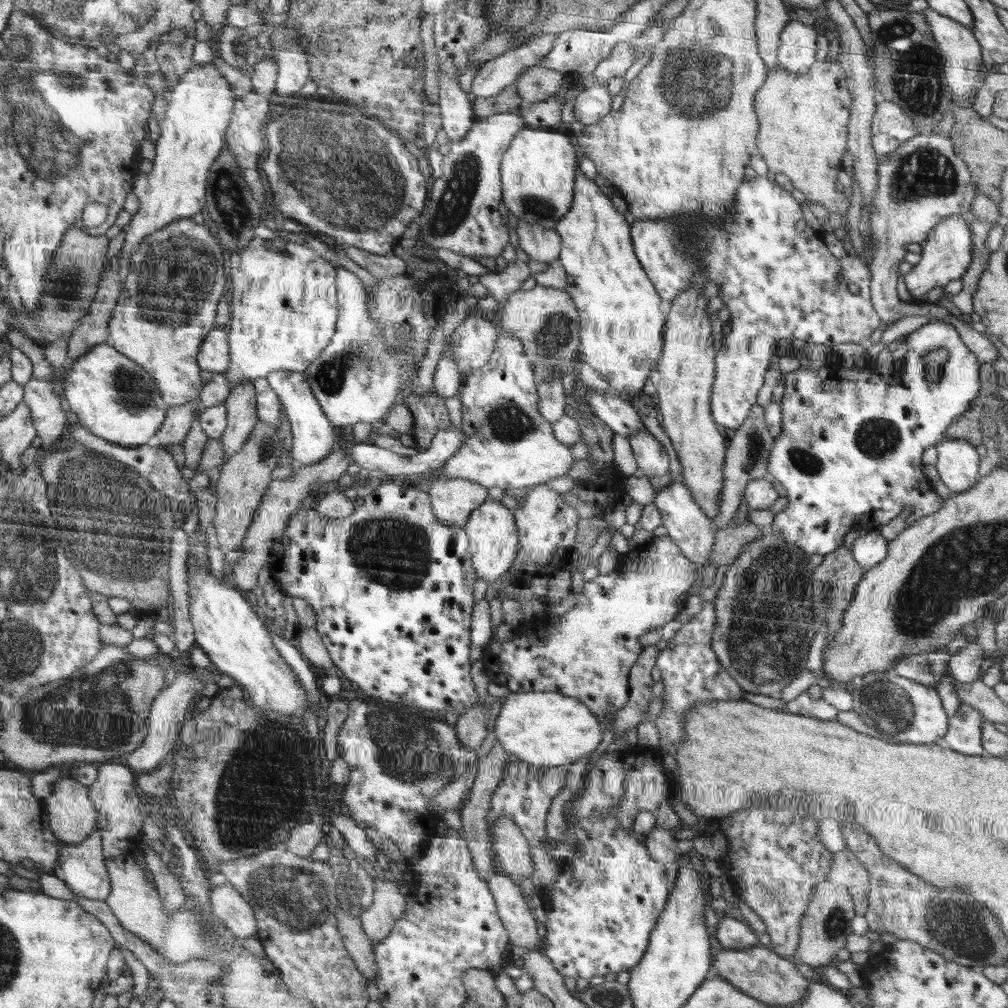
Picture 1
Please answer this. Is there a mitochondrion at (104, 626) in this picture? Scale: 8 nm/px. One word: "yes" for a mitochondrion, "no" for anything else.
no

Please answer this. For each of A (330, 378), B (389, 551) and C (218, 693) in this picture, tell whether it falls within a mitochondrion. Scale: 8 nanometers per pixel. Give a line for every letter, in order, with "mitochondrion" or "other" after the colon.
A: mitochondrion
B: mitochondrion
C: other

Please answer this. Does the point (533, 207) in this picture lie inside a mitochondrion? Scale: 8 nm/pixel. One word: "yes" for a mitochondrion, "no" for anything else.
yes

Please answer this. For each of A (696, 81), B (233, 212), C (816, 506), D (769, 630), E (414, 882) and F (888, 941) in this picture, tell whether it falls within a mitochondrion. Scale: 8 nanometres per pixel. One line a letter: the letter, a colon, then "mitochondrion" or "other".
A: mitochondrion
B: mitochondrion
C: other
D: mitochondrion
E: other
F: other

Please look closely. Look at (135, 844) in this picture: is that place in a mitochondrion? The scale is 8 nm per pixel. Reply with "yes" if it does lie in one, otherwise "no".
no

